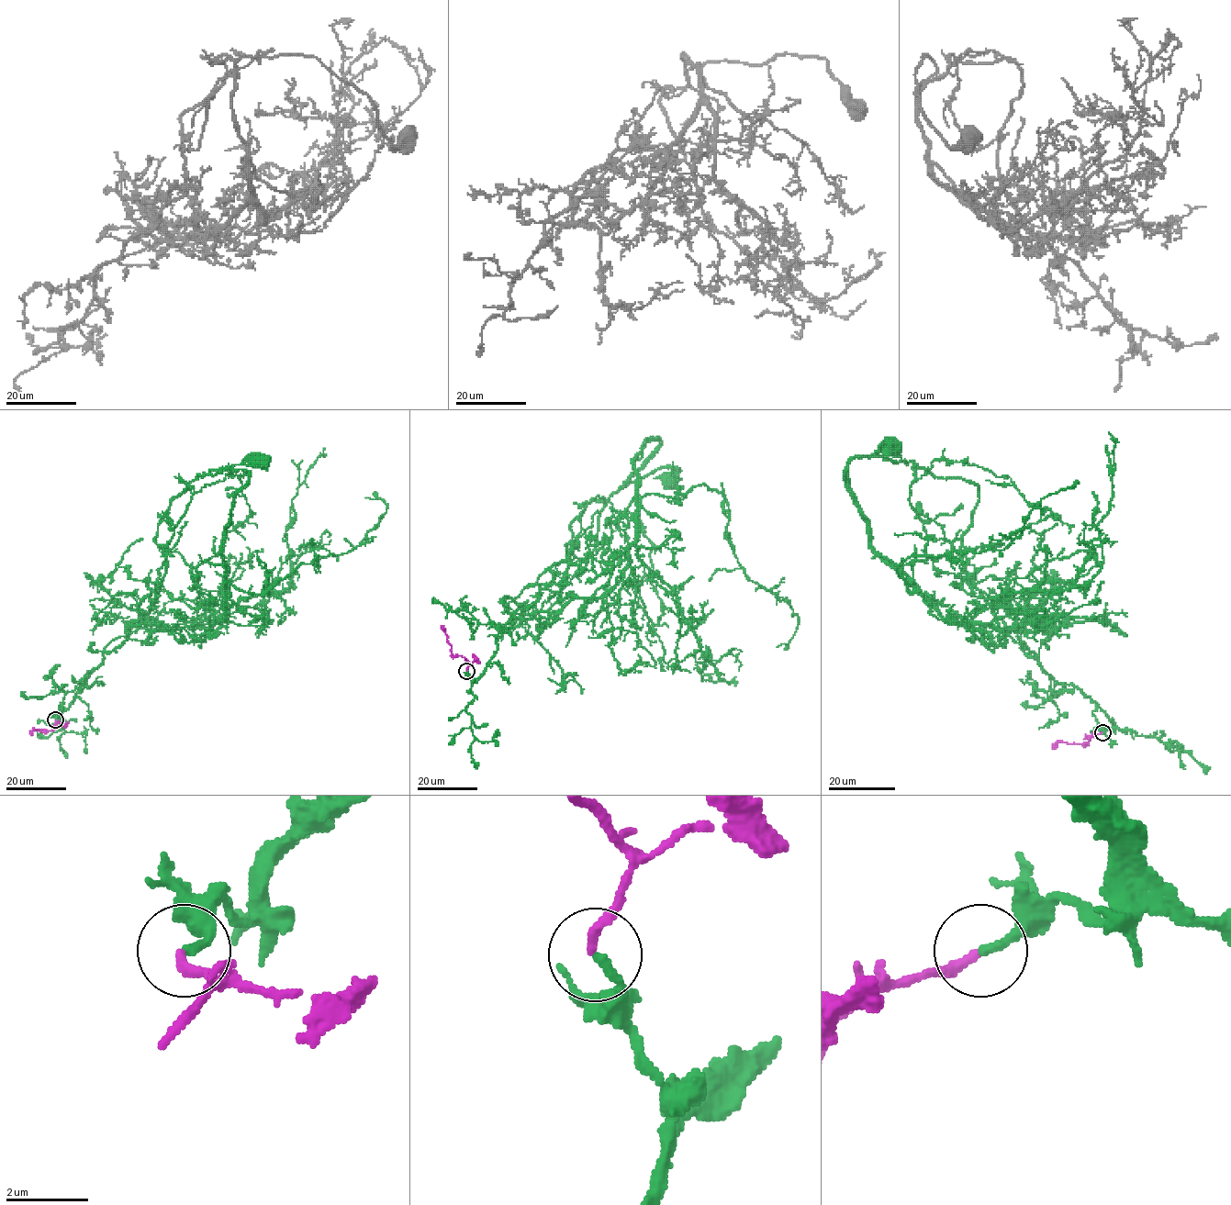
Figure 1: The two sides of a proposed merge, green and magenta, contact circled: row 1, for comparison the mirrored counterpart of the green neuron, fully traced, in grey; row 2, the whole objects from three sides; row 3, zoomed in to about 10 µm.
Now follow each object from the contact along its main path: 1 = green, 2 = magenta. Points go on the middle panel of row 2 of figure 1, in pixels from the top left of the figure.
1: (466, 671), (481, 675), (568, 542), (588, 557), (612, 494), (666, 466), (670, 479)
2: (466, 671), (469, 663), (464, 657), (453, 654), (442, 625)

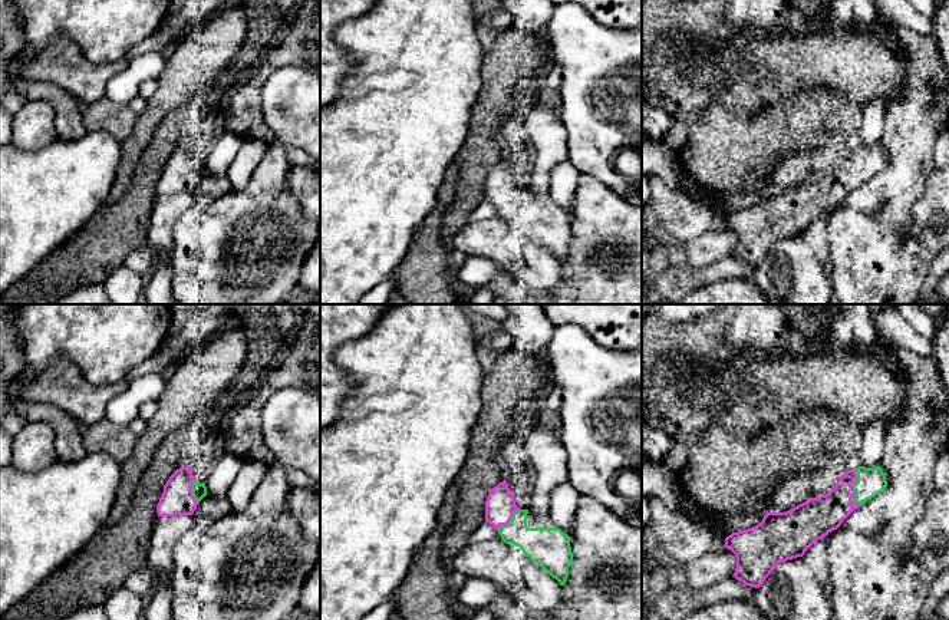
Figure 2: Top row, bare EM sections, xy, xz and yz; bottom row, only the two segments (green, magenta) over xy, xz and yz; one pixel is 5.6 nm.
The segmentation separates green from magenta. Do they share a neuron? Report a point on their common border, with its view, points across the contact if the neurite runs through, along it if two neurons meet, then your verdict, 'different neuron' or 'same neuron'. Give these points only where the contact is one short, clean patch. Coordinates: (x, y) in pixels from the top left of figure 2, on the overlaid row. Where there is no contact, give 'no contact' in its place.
yz (853, 488) | same neuron

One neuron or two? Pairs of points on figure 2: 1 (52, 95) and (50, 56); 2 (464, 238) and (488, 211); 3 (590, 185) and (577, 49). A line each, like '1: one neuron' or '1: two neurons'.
1: two neurons
2: two neurons
3: two neurons

